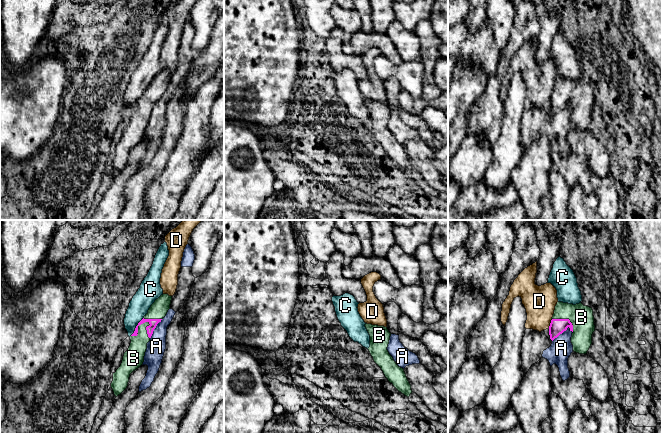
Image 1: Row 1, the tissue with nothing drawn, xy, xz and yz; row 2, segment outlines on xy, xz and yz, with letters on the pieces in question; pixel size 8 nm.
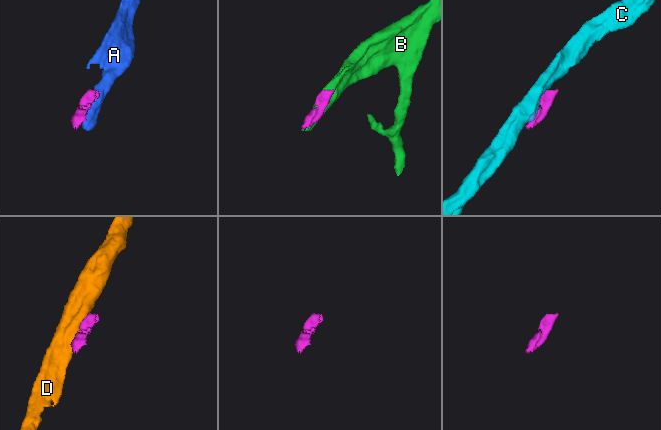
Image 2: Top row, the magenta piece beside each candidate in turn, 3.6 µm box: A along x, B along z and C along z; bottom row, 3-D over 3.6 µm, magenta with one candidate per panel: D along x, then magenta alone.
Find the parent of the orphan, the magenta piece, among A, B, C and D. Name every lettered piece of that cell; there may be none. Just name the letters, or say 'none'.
B

